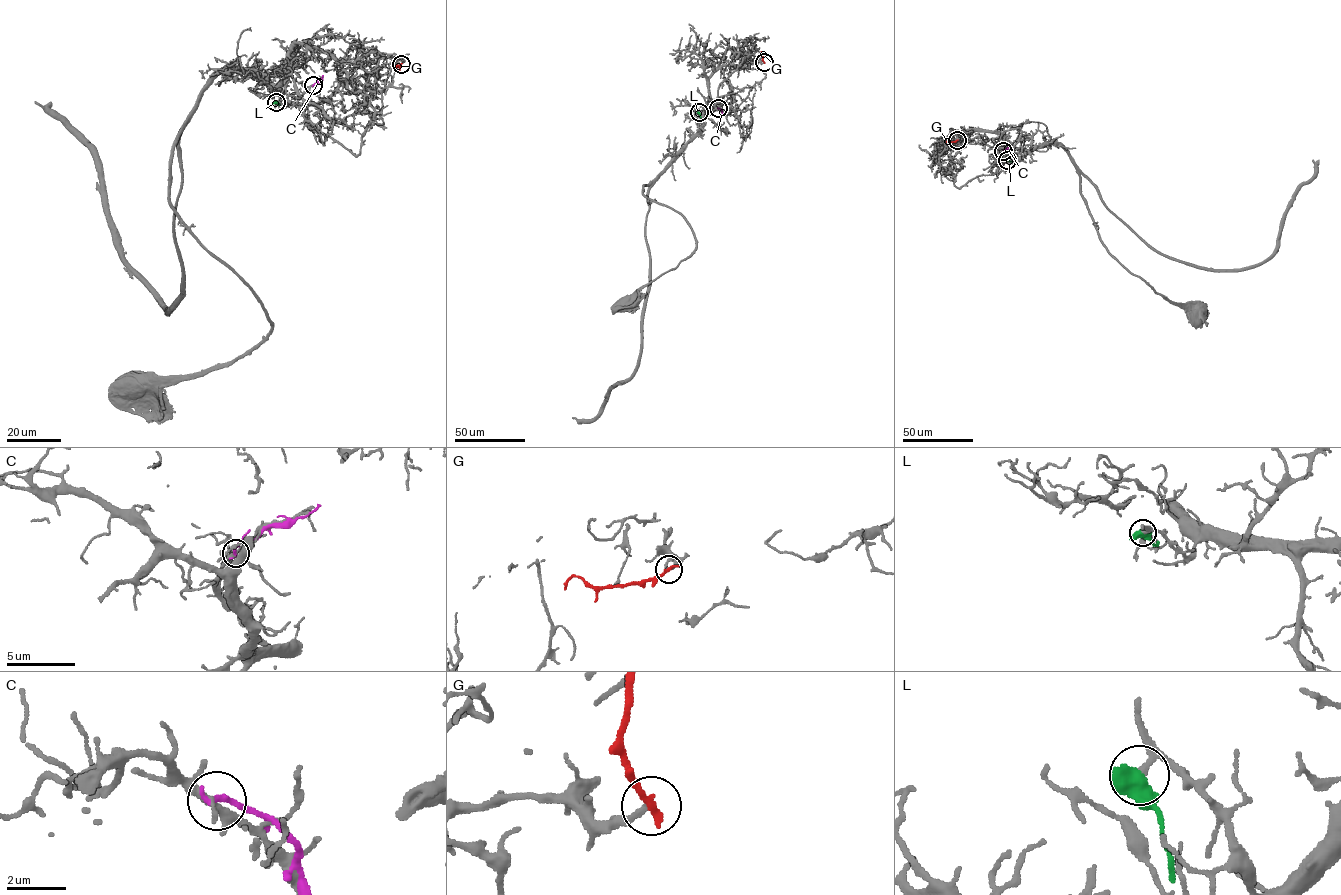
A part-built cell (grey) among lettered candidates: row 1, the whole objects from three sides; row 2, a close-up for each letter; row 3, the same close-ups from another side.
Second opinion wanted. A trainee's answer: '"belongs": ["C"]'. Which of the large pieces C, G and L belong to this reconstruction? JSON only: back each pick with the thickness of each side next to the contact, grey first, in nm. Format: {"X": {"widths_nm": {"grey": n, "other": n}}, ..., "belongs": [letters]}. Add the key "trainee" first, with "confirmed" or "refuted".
{"trainee": "refuted", "belongs": []}

